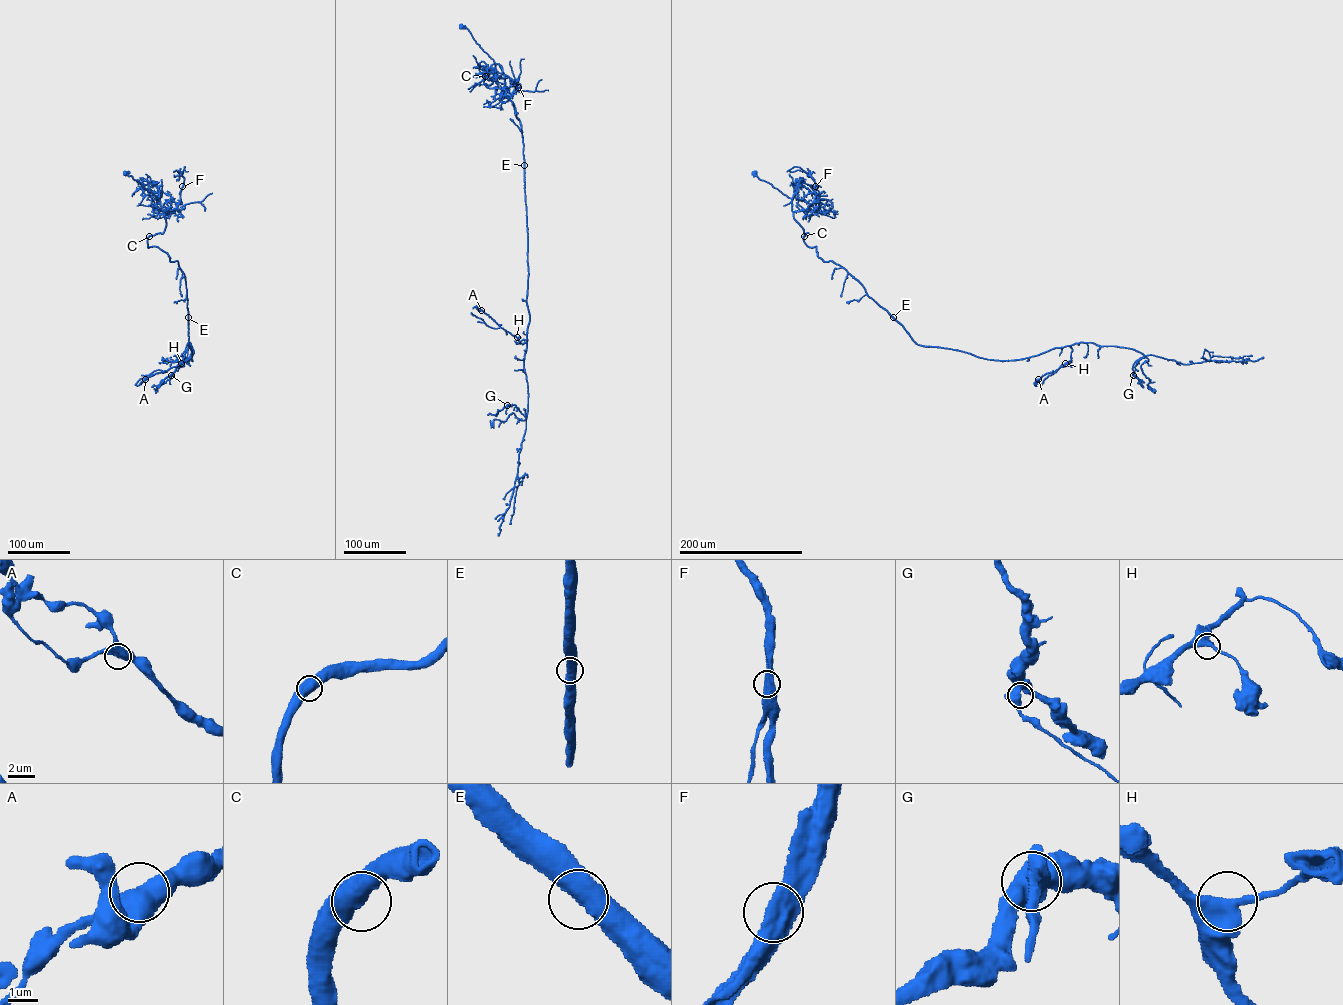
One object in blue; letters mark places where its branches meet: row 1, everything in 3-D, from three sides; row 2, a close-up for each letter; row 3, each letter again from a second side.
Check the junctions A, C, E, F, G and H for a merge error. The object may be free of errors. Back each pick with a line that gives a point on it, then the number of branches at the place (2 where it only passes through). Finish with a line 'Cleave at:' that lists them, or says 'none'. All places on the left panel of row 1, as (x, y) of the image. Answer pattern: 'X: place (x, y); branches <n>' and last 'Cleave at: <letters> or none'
F: place (182, 186); branches 2
Cleave at: F

